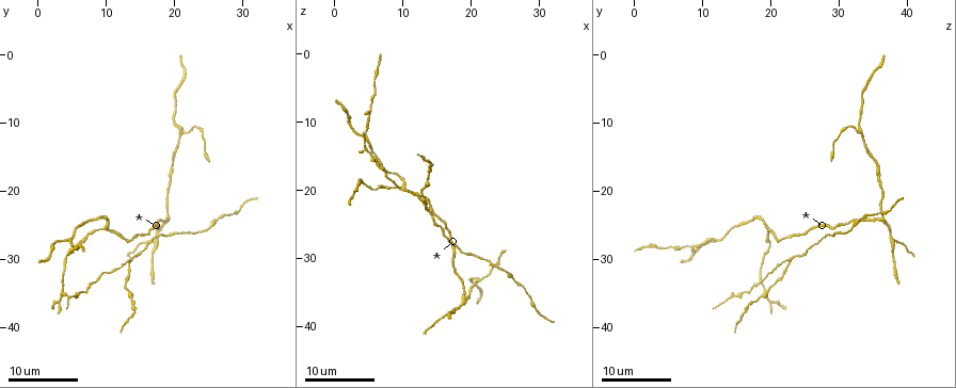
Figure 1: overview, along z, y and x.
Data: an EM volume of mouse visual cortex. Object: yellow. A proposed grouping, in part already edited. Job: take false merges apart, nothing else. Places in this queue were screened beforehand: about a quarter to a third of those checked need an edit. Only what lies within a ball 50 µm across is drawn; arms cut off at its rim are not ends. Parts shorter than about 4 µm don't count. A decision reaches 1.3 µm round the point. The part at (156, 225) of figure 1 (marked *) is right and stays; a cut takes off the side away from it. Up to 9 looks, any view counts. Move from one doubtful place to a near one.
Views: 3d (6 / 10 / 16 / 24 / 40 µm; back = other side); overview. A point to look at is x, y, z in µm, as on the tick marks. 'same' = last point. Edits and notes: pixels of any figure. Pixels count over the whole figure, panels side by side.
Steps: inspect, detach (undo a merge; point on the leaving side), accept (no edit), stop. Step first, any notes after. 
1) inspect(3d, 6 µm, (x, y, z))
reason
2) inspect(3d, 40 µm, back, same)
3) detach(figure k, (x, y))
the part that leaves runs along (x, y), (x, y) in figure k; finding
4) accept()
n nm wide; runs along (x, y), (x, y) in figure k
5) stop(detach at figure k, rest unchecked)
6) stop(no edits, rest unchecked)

inspect(3d, 24 µm, (19.0, 24.5, 36.5))
arms part here

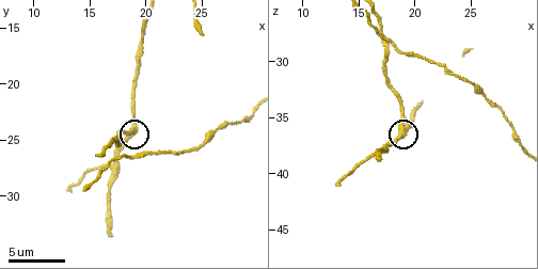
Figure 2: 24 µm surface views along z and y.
inspect(3d, 10 µm, same)

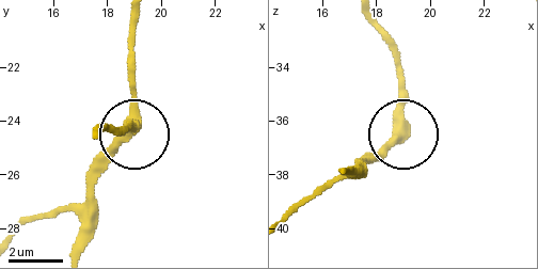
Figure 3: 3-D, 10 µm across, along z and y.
accept()
all the same neuron

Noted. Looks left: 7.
inspect(3d, 16 µm, (13.5, 30.5, 22.5))
branch point

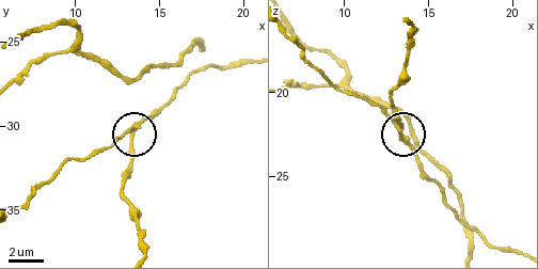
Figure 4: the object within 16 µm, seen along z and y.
inspect(3d, 6 µm, (13.4, 30.6, 22.6))

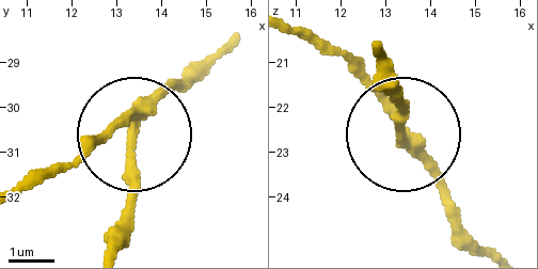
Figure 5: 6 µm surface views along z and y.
accept()
side arm 14 µm; runs along (216, 48), (140, 128), (128, 227) in figure 5; all the same neuron

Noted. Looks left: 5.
inspect(3d, 10 µm, (17.4, 25.4, 28.6))
three-way junction

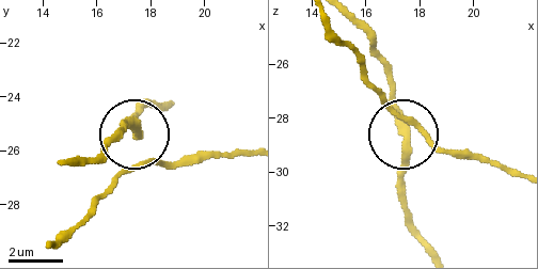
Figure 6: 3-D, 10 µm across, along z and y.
accept()
230 nm wide; all the same neuron

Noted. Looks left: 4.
inspect(3d, 24 µm, (21.5, 11.5, 32.5))
three arms meet

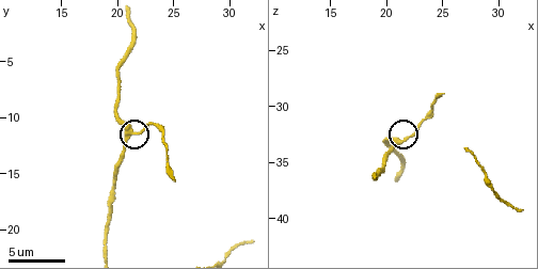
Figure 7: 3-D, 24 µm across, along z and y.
inspect(3d, 10 µm, (21.6, 11.4, 33.0))
closer look

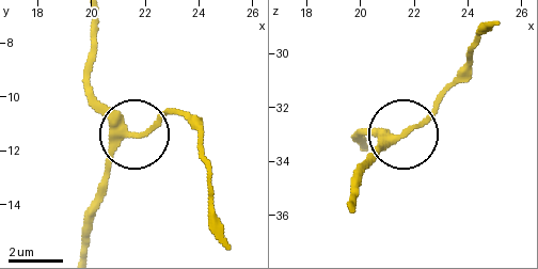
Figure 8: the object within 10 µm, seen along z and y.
accept()
230 nm wide; runs along (84, 248), (86, 212), (110, 158), (174, 110) in figure 8; one neuron here

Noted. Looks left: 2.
stop(no edits, rest unchecked)

